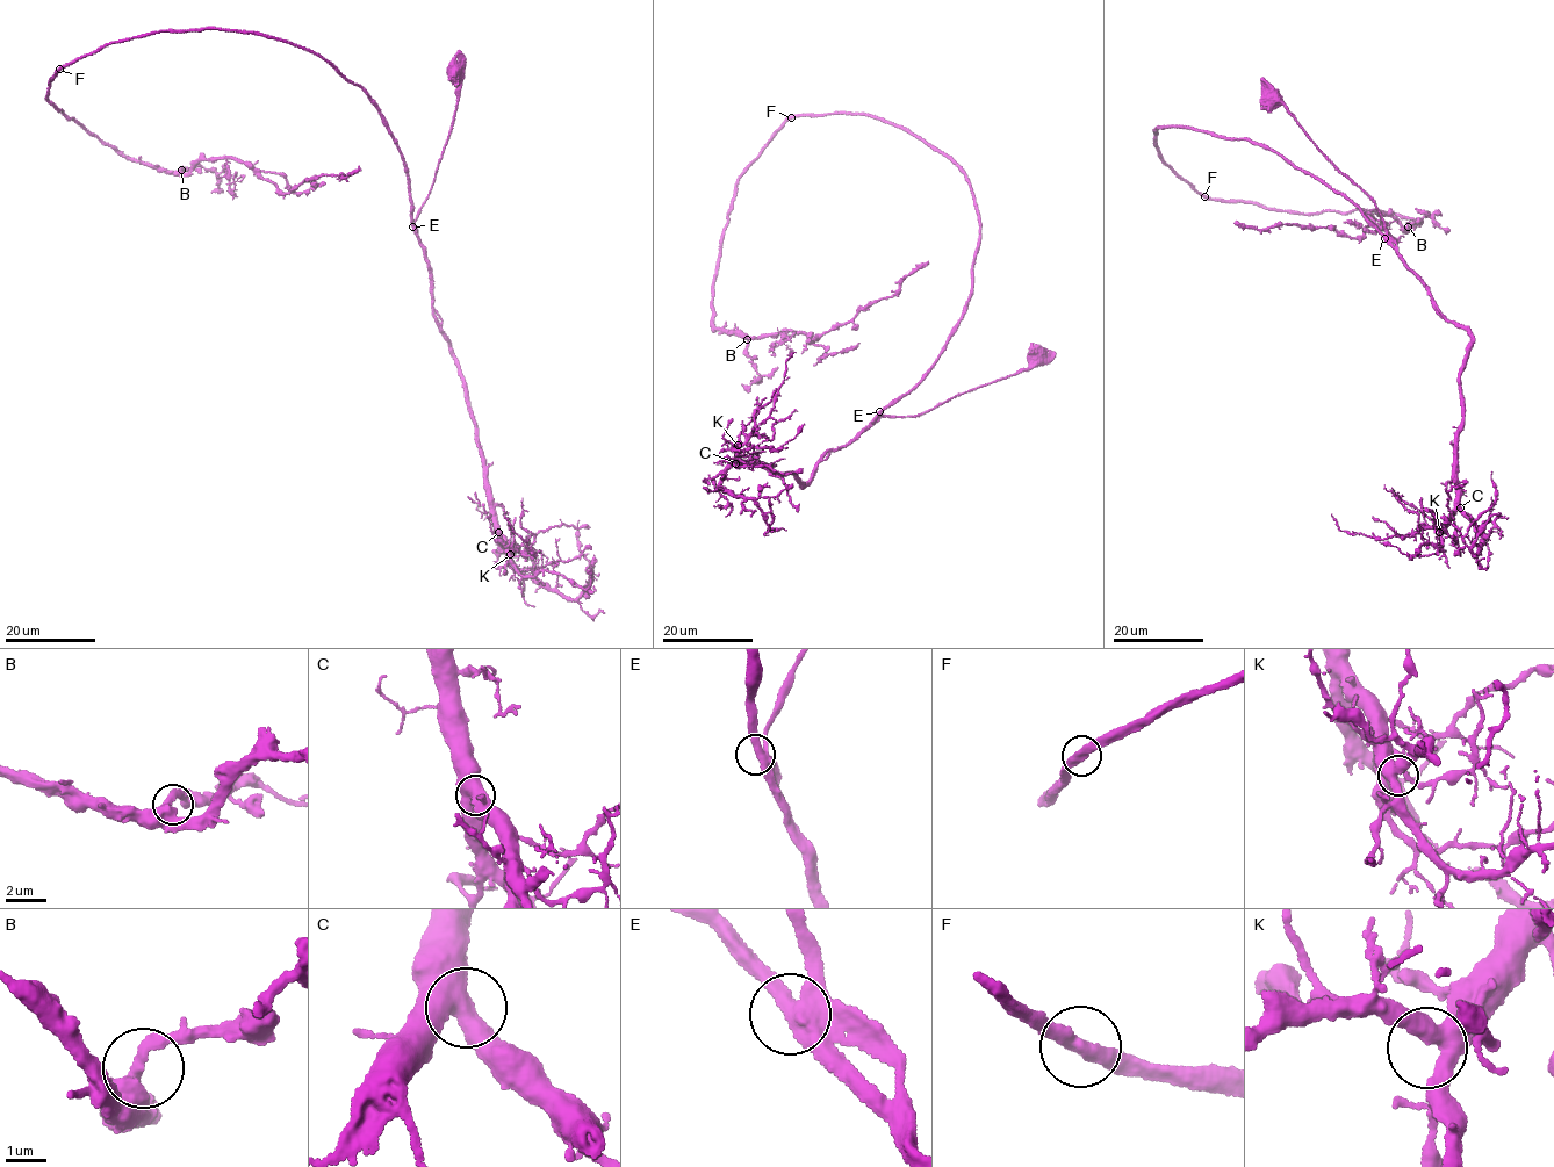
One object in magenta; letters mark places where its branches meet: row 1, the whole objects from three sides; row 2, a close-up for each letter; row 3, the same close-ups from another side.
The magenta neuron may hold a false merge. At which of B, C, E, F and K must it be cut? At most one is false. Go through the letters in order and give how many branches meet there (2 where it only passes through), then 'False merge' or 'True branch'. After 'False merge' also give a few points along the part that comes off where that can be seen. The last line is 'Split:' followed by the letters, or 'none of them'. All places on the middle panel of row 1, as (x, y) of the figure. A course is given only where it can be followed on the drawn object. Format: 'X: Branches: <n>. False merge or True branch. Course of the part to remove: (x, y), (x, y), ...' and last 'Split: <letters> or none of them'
B: Branches: 2. True branch
C: Branches: 2. True branch
E: Branches: 2. True branch
F: Branches: 2. True branch
K: Branches: 3. True branch
Split: none of them

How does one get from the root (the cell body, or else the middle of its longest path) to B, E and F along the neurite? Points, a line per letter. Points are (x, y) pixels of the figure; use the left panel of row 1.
B: (455, 73), (414, 225), (378, 109), (299, 45), (171, 30), (58, 69), (47, 98), (66, 117), (181, 170)
E: (455, 73), (459, 91), (453, 124), (432, 186), (412, 227)
F: (455, 73), (453, 124), (414, 225), (402, 157), (378, 109), (299, 45), (171, 30), (59, 70)

